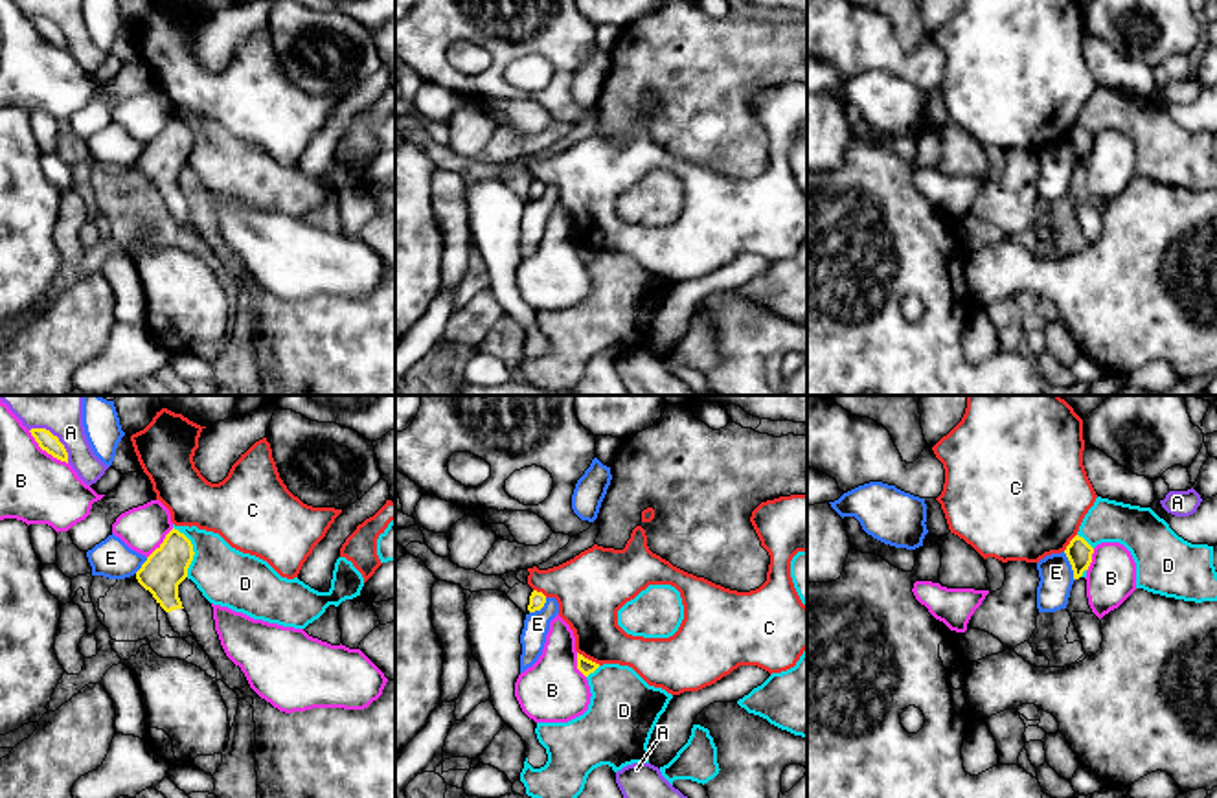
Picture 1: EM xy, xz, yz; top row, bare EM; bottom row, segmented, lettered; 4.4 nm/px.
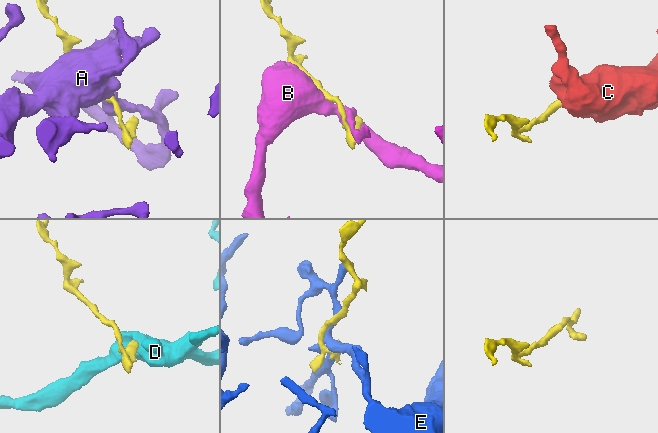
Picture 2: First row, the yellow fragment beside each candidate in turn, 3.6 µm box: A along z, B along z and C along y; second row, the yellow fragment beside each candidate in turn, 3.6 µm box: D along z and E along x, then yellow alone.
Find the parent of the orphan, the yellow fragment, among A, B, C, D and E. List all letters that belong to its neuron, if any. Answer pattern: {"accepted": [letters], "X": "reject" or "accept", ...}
{"accepted": [], "A": "reject", "B": "reject", "C": "reject", "D": "reject", "E": "reject"}

